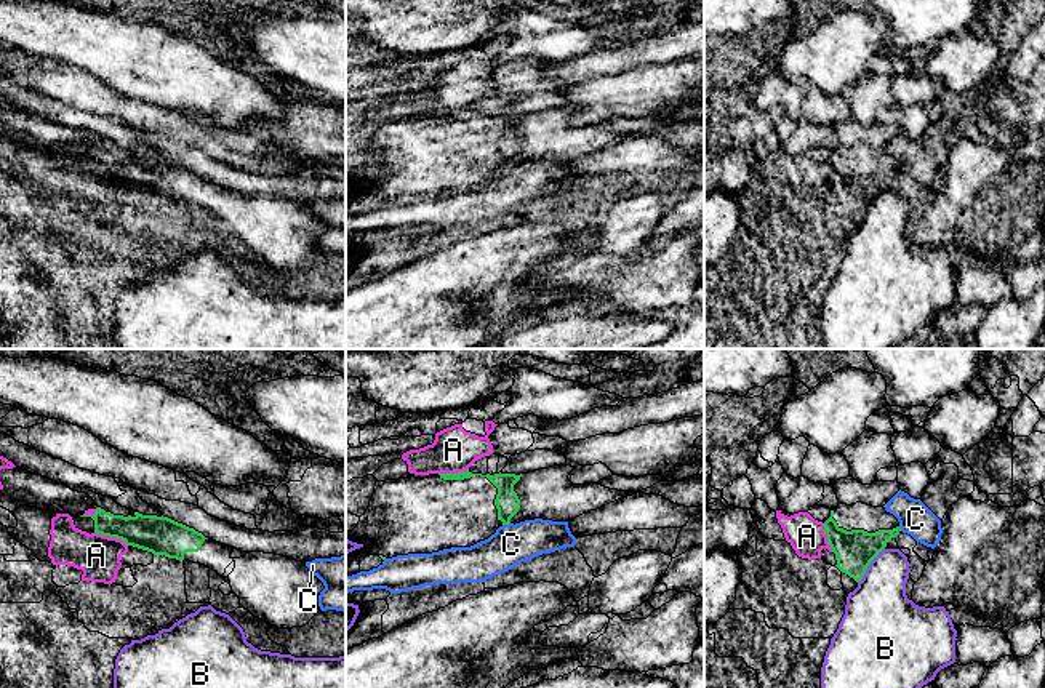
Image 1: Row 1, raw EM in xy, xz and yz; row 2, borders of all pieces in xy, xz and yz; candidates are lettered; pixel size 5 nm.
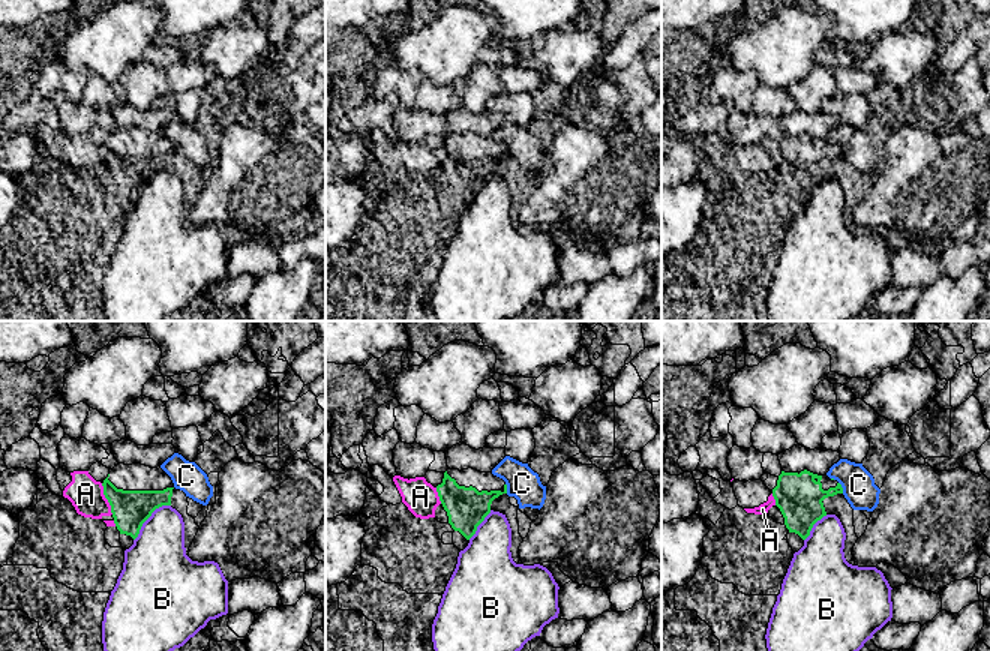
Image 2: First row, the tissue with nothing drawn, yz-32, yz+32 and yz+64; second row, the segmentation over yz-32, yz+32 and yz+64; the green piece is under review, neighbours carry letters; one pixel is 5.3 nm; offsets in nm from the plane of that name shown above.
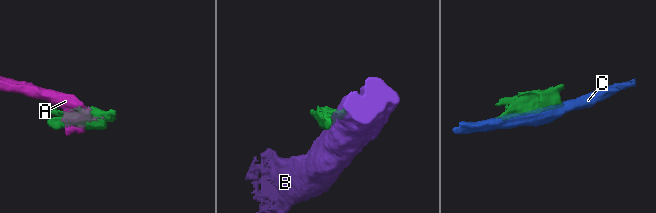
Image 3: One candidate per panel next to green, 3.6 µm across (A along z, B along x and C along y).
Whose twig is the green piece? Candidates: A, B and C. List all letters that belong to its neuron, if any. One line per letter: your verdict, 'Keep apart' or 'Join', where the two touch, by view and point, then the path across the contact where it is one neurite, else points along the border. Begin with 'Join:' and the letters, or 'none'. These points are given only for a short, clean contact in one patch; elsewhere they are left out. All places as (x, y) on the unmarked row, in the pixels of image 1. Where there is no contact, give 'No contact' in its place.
Join: none
A: Keep apart. Touches green at xy (111, 178)
B: Keep apart. Touches green at yz (869, 205)
C: Keep apart. Touches green at xz (506, 165). Boundary: xz (509, 164), (503, 167)

